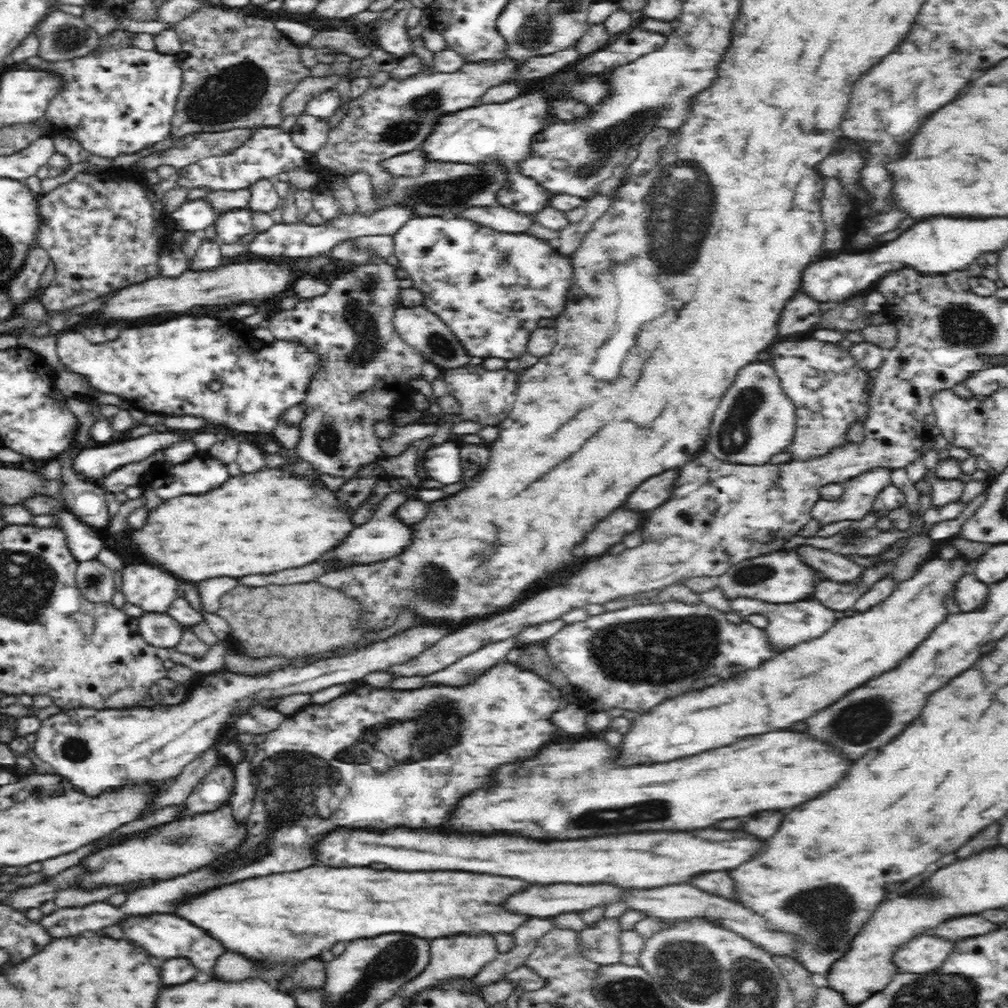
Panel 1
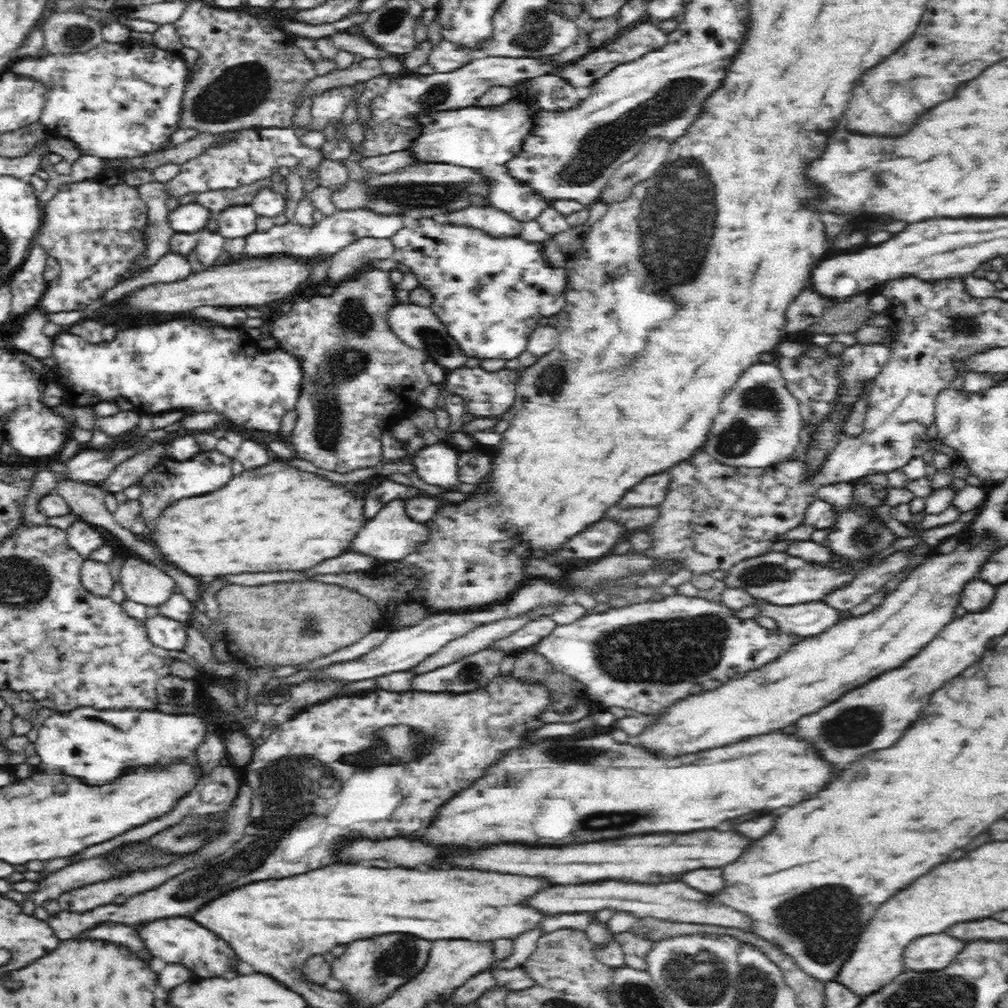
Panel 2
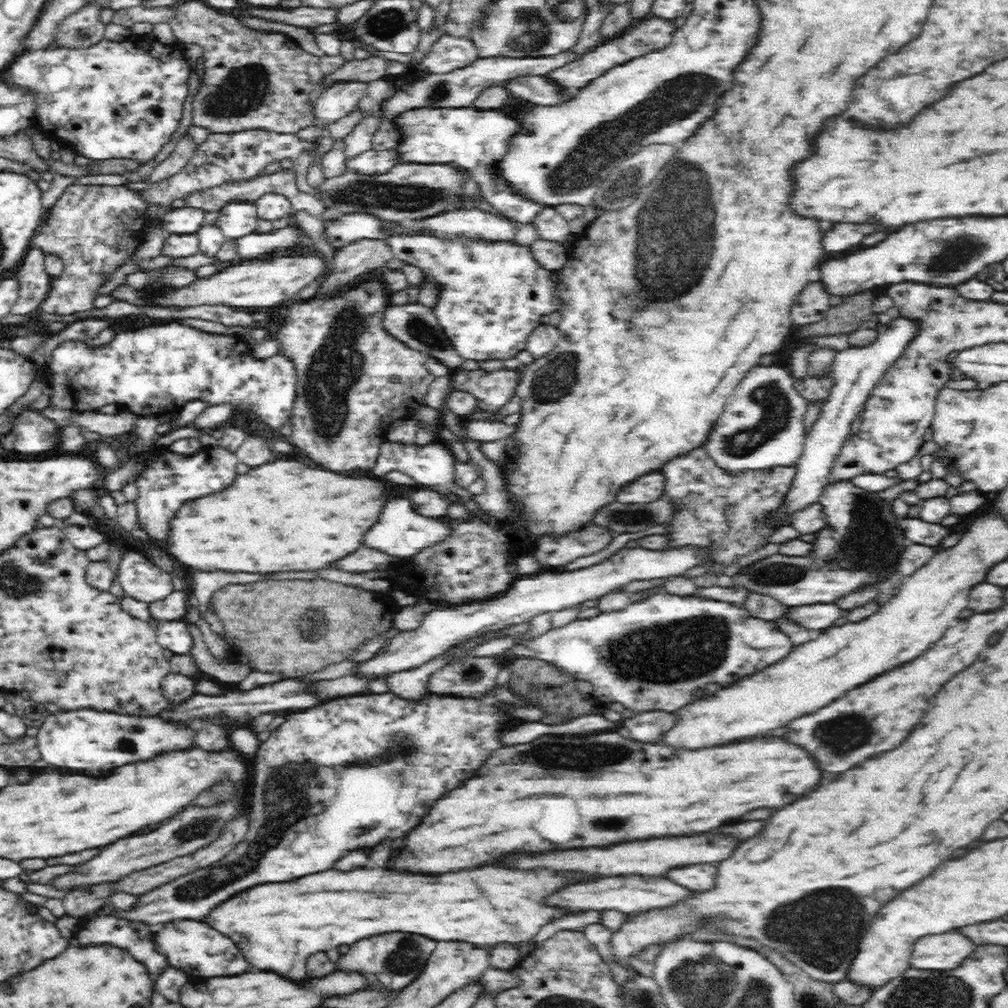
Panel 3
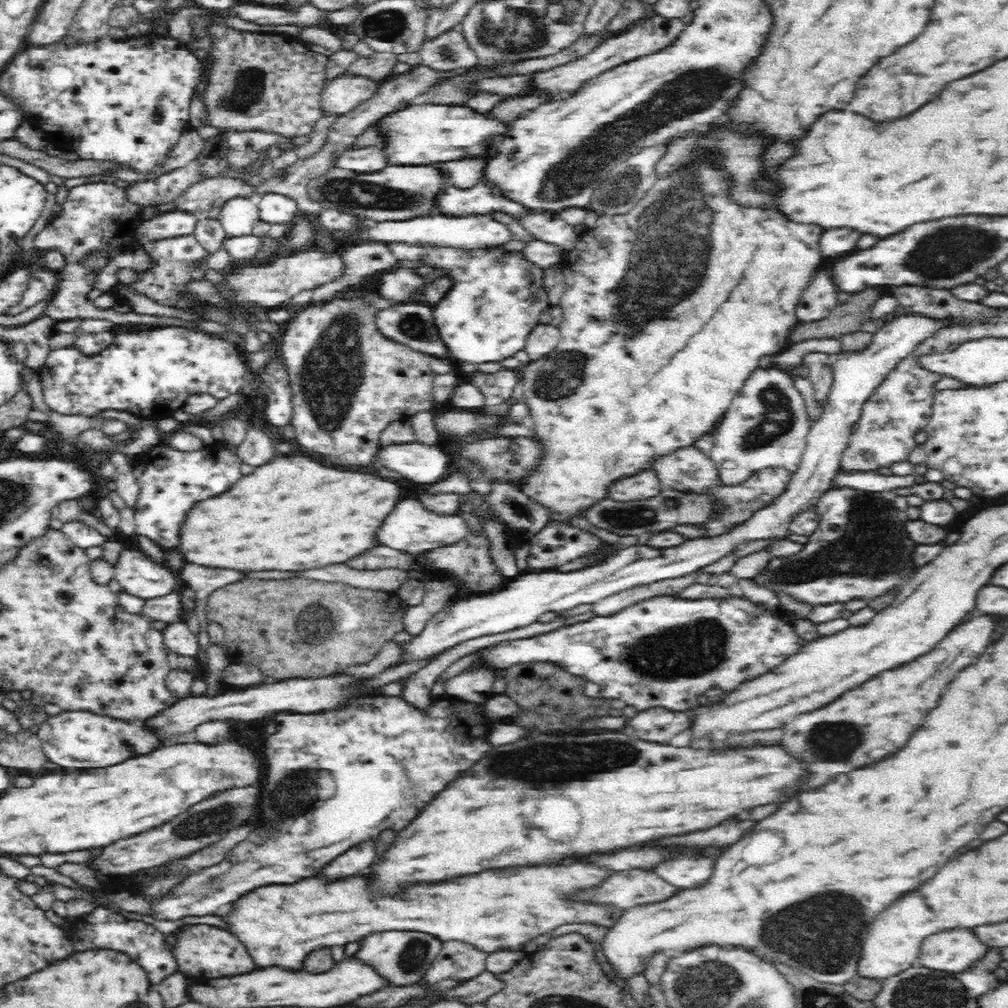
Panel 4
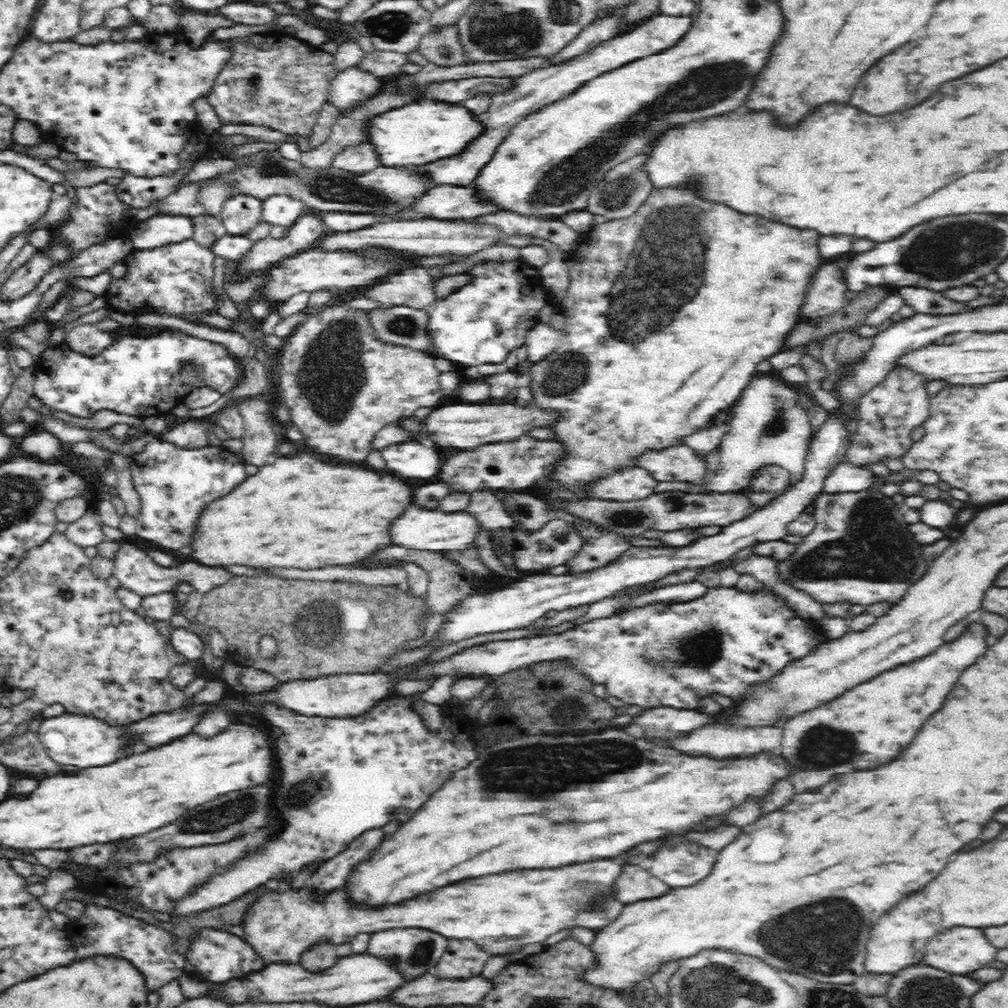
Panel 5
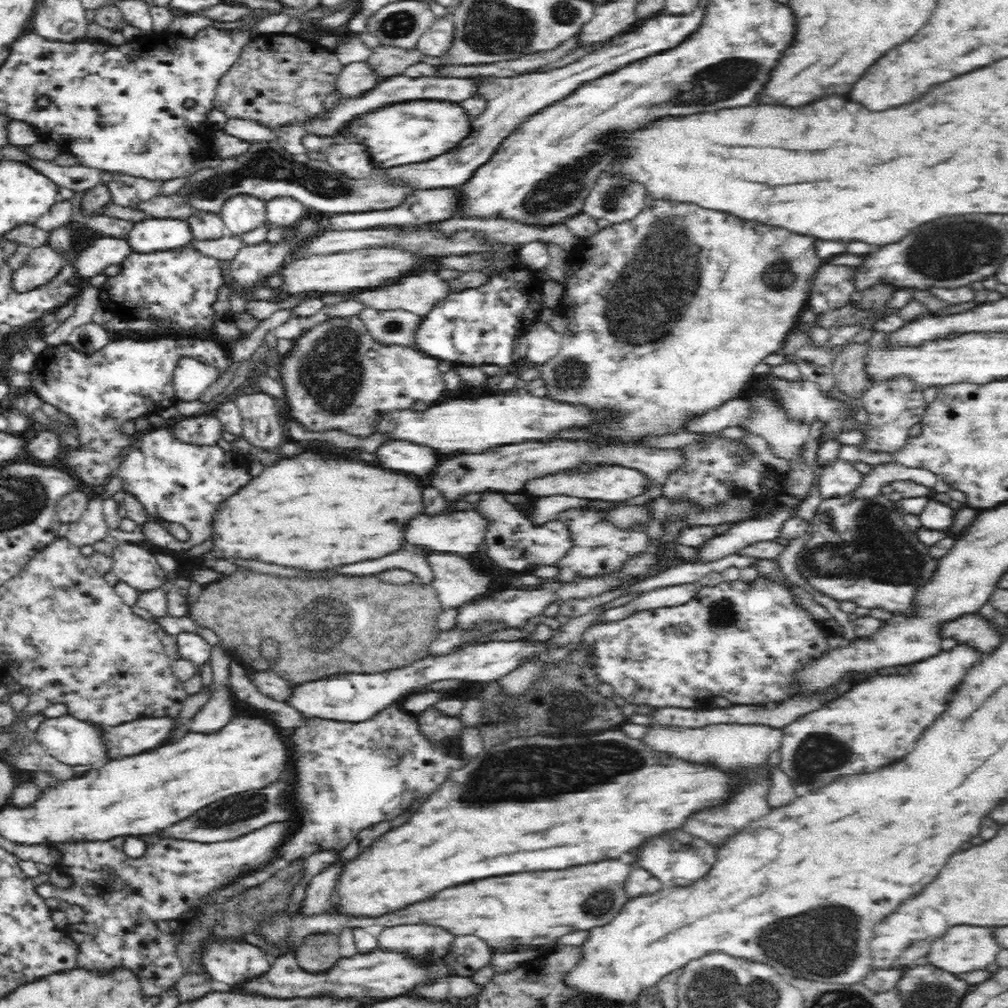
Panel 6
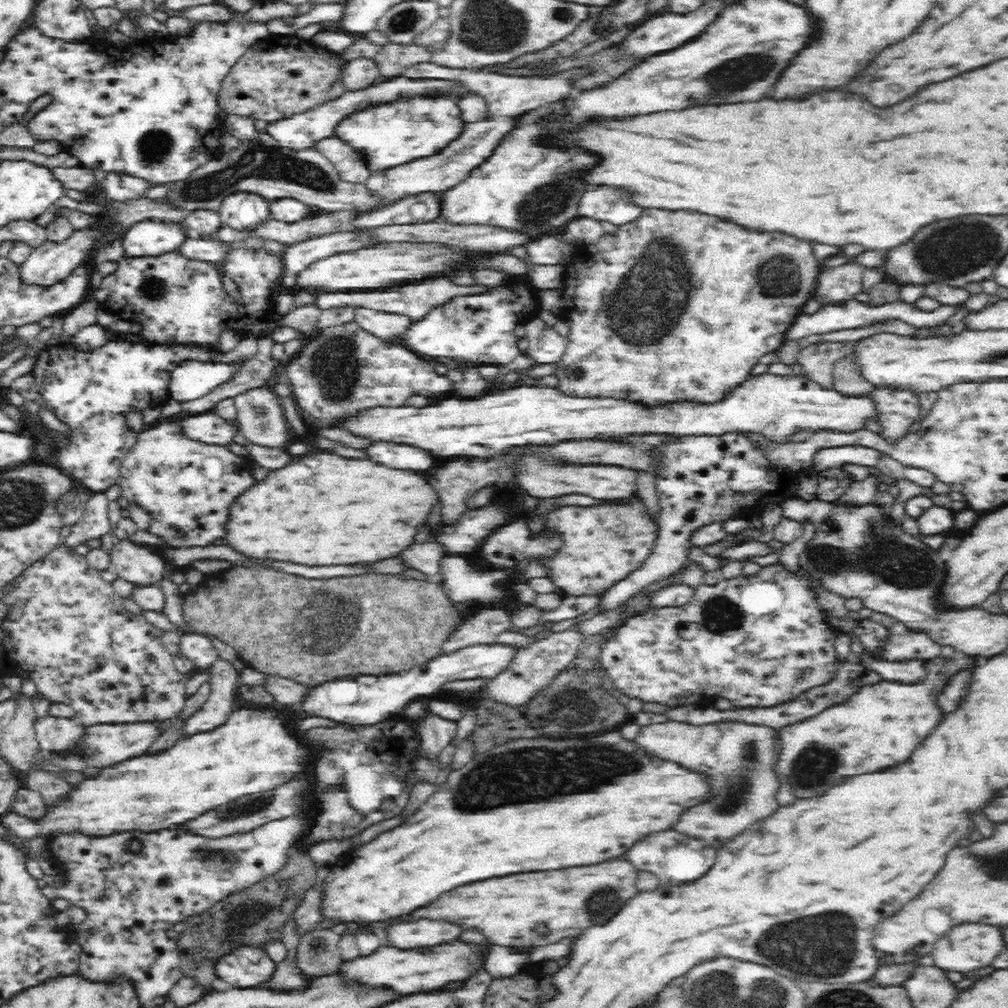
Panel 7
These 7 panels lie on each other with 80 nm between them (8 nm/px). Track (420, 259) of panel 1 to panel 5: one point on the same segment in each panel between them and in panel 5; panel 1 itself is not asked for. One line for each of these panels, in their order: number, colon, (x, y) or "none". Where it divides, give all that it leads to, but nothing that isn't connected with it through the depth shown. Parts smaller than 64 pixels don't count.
2: (489, 293)
3: (493, 295)
4: (497, 296)
5: (481, 323)

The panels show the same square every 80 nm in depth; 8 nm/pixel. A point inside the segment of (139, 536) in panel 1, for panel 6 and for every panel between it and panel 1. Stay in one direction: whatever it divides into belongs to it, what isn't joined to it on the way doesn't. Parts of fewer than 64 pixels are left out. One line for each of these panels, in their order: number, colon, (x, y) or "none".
2: (276, 517)
3: (286, 515)
4: (293, 514)
5: (299, 512)
6: (313, 513)

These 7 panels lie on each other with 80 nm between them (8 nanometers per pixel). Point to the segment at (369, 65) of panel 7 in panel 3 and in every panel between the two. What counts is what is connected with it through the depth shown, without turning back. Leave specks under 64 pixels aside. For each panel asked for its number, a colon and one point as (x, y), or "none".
3: (340, 98)
4: (345, 91)
5: (351, 85)
6: (355, 78)

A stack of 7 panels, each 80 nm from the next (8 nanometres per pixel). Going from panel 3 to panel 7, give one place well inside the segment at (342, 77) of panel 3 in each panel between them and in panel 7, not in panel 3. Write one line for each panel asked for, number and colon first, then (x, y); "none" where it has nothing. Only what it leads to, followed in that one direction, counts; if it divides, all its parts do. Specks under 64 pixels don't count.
4: (378, 66)
5: (384, 64)
6: (386, 62)
7: (393, 58)

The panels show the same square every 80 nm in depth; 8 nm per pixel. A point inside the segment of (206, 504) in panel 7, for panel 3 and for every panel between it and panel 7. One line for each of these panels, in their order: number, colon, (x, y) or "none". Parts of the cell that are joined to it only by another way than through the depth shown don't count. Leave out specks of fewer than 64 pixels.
3: (170, 480)
4: (171, 483)
5: (175, 484)
6: (175, 481)

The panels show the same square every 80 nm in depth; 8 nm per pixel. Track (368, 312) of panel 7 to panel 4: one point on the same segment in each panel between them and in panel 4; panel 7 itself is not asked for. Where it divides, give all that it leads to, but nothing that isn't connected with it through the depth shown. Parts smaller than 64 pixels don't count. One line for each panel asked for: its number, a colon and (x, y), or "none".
4: (410, 324)
5: (403, 326)
6: (389, 328)

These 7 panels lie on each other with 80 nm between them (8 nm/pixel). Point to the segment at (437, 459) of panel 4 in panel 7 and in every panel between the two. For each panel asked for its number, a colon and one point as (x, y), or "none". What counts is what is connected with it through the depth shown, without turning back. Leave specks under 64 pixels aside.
5: (411, 459)
6: (397, 455)
7: (392, 455)

